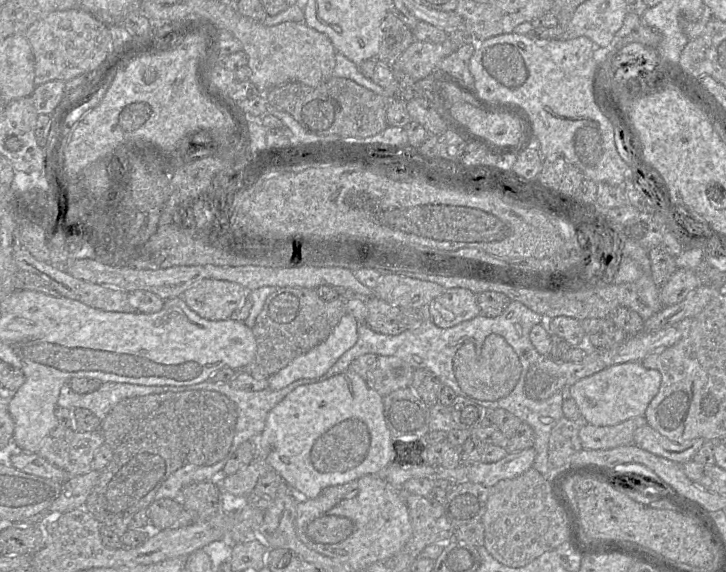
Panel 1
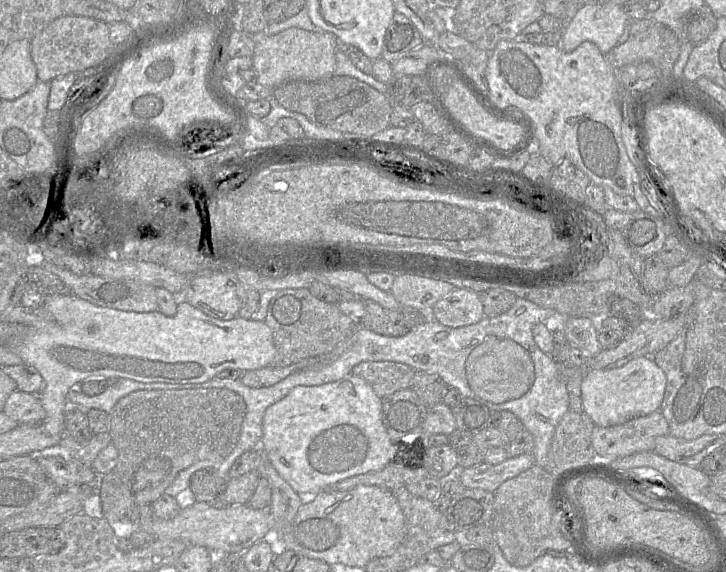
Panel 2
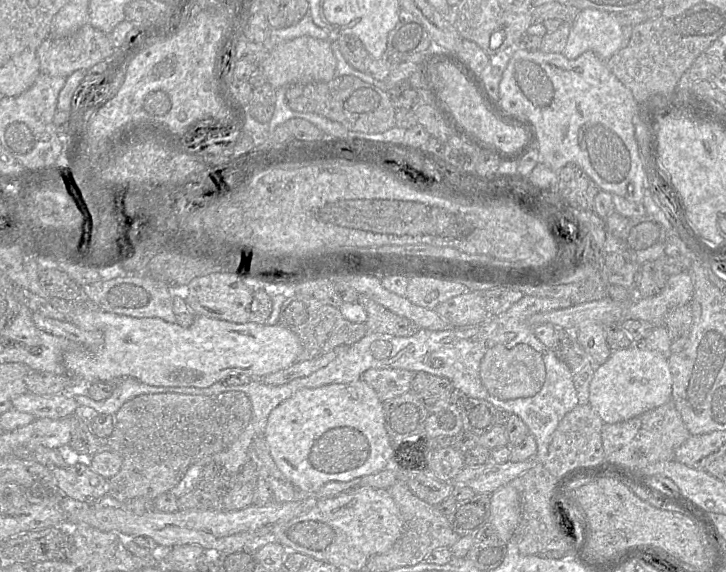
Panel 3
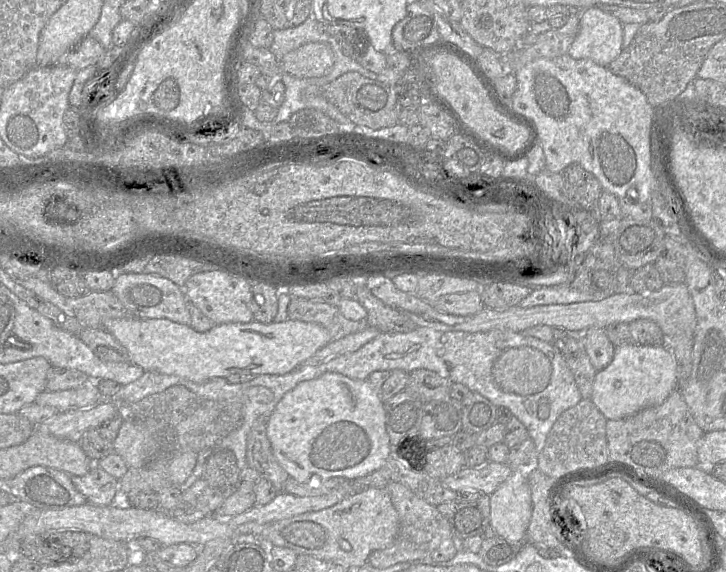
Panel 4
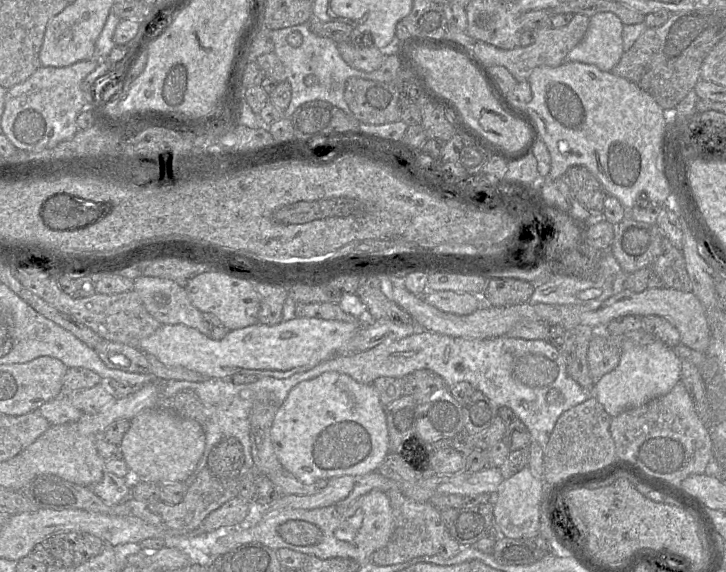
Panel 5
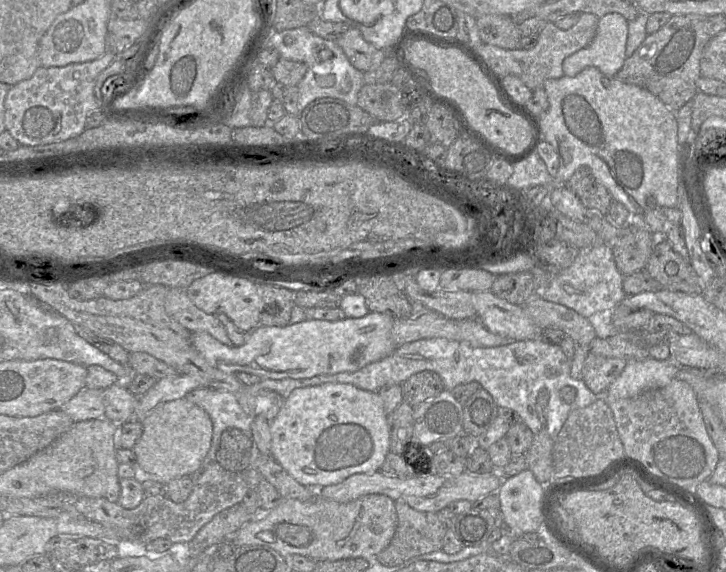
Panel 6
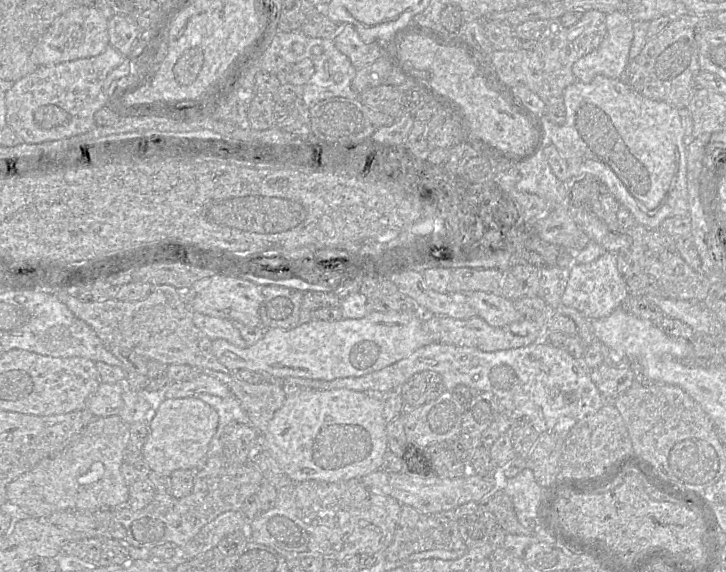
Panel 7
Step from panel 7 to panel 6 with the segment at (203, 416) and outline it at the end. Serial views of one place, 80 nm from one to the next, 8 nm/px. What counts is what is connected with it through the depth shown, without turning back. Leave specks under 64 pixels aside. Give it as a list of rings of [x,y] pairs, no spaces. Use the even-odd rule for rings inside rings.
[[[186,398],[159,404],[141,420],[143,432],[139,440],[131,449],[136,455],[138,472],[148,479],[167,484],[173,479],[183,476],[192,476],[201,467],[209,451],[213,434],[213,424],[208,413],[187,400]]]

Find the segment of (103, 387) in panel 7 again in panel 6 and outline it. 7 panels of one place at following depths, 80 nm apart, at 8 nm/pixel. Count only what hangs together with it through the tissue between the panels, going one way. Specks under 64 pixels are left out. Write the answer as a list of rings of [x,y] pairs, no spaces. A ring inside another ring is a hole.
[[[83,389],[61,407],[74,423],[100,419],[105,416],[103,391]]]

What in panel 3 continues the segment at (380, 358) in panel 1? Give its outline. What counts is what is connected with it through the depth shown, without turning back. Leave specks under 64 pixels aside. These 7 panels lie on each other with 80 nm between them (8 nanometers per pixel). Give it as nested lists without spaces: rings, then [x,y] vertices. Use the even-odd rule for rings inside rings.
[[[368,369],[361,375],[383,403],[408,392],[415,372],[405,369]]]

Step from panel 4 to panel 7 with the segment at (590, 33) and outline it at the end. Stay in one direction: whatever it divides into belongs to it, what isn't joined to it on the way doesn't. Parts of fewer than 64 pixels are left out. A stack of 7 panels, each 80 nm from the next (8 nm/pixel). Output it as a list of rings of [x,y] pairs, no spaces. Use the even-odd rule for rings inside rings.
[[[614,11],[606,14],[605,23],[606,33],[600,45],[572,66],[577,81],[589,83],[597,75],[619,79],[629,63],[634,22],[626,11]]]

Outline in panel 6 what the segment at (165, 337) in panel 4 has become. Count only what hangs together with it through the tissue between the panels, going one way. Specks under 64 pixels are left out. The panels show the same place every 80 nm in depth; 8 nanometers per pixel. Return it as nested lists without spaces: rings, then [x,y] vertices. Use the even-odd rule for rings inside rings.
[[[368,312],[367,315],[360,318],[345,318],[343,320],[337,321],[326,321],[326,320],[304,320],[295,324],[288,324],[286,326],[265,326],[259,325],[253,331],[243,331],[245,333],[249,333],[249,339],[241,346],[238,347],[230,347],[227,346],[214,337],[212,337],[207,332],[191,332],[191,343],[195,347],[195,349],[203,356],[203,358],[213,367],[221,370],[225,373],[238,373],[238,372],[246,372],[249,374],[257,375],[261,378],[268,378],[274,380],[281,380],[285,378],[292,379],[304,379],[304,378],[312,378],[314,376],[319,375],[330,375],[337,374],[341,372],[355,372],[365,367],[366,365],[381,360],[388,355],[390,355],[395,349],[396,345],[392,339],[392,328],[394,326],[395,318],[392,315],[378,313],[378,312]]]

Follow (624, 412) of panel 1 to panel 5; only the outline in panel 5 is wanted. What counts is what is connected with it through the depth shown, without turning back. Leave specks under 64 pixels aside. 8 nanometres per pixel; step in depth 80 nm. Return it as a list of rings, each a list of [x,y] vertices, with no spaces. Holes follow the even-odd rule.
[[[623,340],[612,341],[618,343],[621,350],[619,364],[594,384],[594,396],[611,417],[666,395],[680,381],[682,360],[673,347],[661,341],[649,344],[633,344],[631,341]]]

